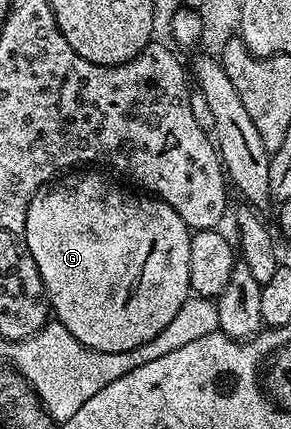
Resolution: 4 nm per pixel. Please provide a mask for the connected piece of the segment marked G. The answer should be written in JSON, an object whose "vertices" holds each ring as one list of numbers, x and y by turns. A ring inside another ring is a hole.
{"vertices":[[79,174,76,178,67,177,71,176,60,177,58,180,48,182,46,186,42,186,29,204,29,212,25,216,25,240,29,244,33,264,37,264,37,272,41,272,47,301,54,317,65,328,69,328,69,332,75,339,97,352,129,352,149,340,153,340,153,336,157,336,157,332,161,332,161,328,165,328,165,324,169,324,169,320,173,320,173,316,177,316,181,304,185,304,185,300,192,293,189,276,192,231,185,224,185,220,181,220,181,216,177,216,177,212,173,212,173,208,169,204,165,204,157,197,148,196,143,192,130,194,129,191,122,190,117,183,110,182,109,179,102,178,99,174]]}

